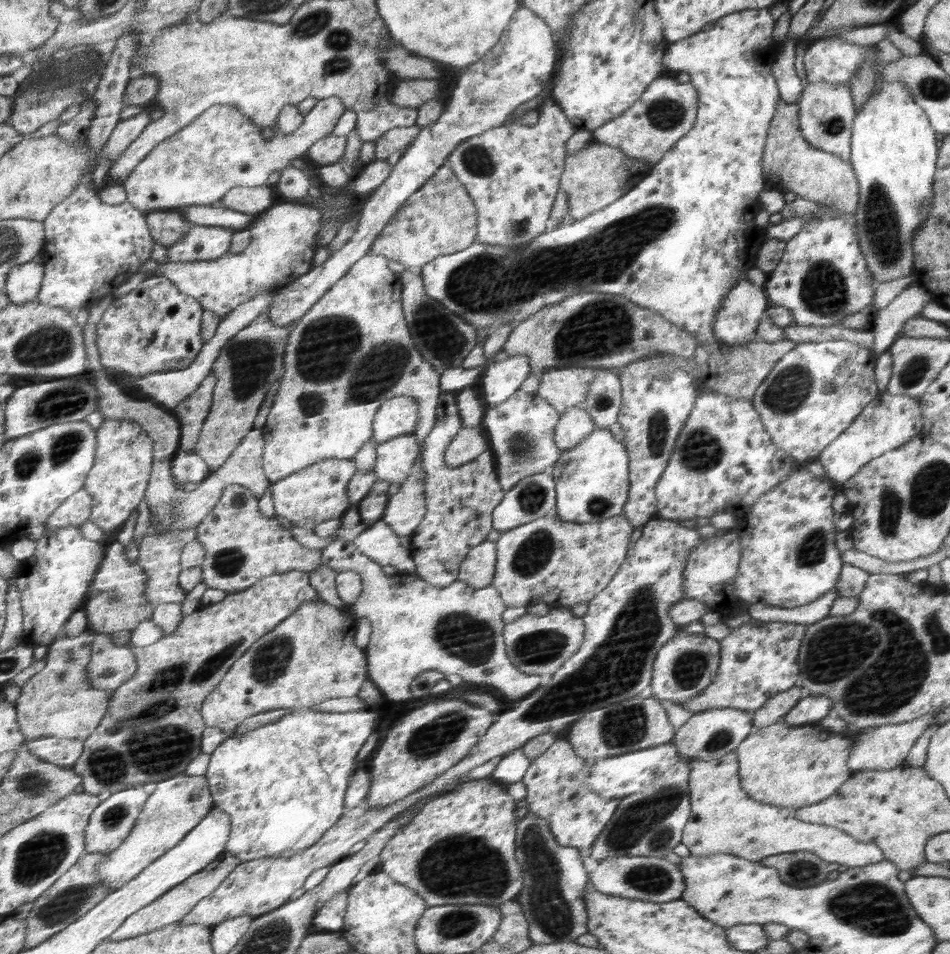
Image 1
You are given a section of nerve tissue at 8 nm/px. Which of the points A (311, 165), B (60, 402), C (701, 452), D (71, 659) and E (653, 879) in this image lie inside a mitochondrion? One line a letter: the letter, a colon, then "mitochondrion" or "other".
A: other
B: mitochondrion
C: mitochondrion
D: mitochondrion
E: mitochondrion

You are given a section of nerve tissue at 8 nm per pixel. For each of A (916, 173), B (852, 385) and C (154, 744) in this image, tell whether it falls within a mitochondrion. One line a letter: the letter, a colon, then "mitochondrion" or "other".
A: other
B: other
C: mitochondrion

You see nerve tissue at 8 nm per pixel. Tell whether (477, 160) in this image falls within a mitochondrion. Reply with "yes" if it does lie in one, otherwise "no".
yes

